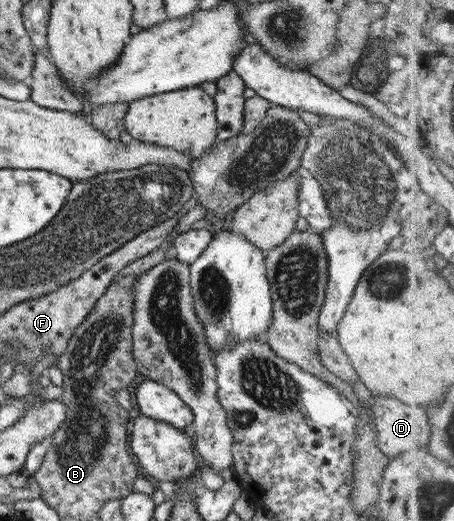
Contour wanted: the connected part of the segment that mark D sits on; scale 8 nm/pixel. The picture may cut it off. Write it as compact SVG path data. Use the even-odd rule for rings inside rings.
M376 396L371 413L374 416L375 445L388 459L410 451L422 452L428 449L433 429L422 405L404 405L392 397Z

